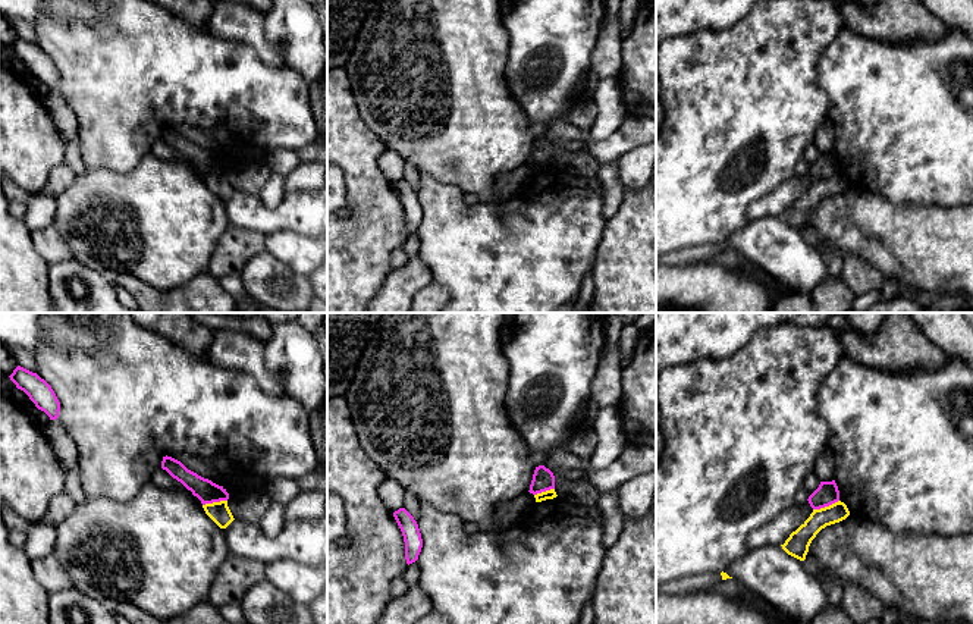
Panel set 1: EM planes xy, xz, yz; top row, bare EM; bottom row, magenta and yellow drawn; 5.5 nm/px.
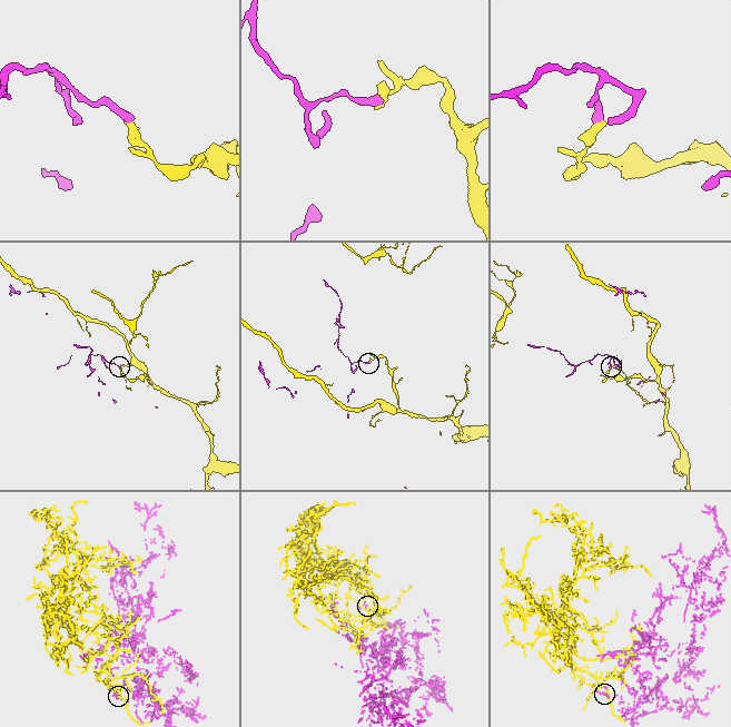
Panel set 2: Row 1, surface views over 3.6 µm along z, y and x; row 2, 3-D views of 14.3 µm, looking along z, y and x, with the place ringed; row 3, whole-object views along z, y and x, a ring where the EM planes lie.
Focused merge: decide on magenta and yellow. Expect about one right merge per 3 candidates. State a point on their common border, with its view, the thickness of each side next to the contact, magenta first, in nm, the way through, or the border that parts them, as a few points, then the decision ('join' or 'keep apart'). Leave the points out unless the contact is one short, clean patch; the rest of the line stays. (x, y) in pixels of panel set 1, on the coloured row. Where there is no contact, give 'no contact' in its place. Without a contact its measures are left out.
contact yz (825, 505); calibres 120 and 120 nm; border yz (838, 499), (813, 510); keep apart

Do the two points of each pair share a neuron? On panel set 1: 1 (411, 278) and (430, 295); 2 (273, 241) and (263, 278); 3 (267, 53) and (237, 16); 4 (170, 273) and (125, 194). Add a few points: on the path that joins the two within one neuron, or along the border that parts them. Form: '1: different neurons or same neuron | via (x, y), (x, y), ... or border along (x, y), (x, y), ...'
1: different neurons | border along (430, 282), (416, 297)
2: different neurons | border along (266, 250), (298, 273)
3: same neuron | via (260, 44), (244, 25)
4: same neuron | via (166, 254), (165, 234), (144, 213)

